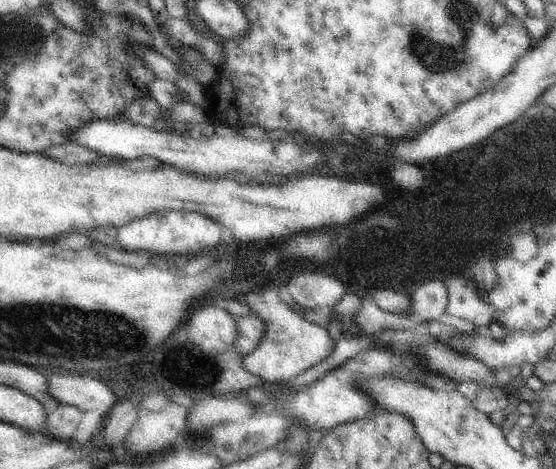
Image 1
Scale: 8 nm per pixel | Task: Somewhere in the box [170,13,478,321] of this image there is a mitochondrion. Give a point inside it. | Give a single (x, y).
(432, 56)

